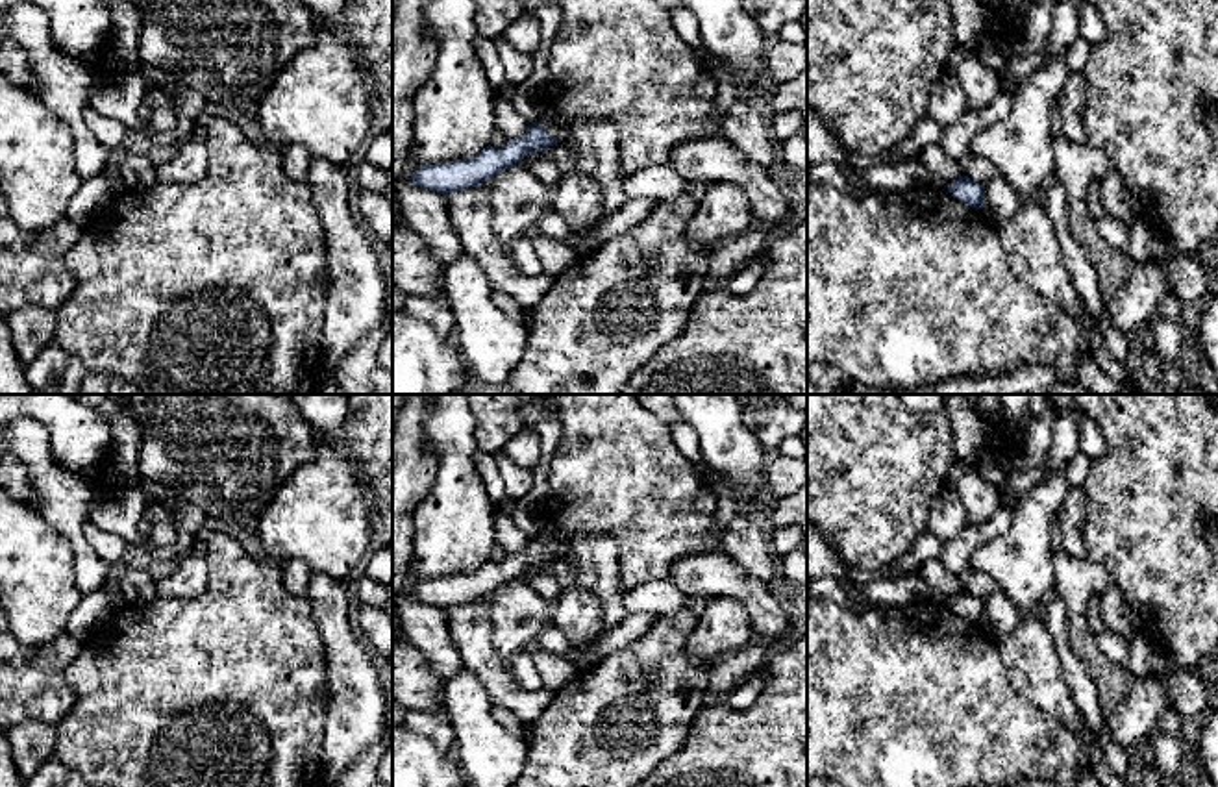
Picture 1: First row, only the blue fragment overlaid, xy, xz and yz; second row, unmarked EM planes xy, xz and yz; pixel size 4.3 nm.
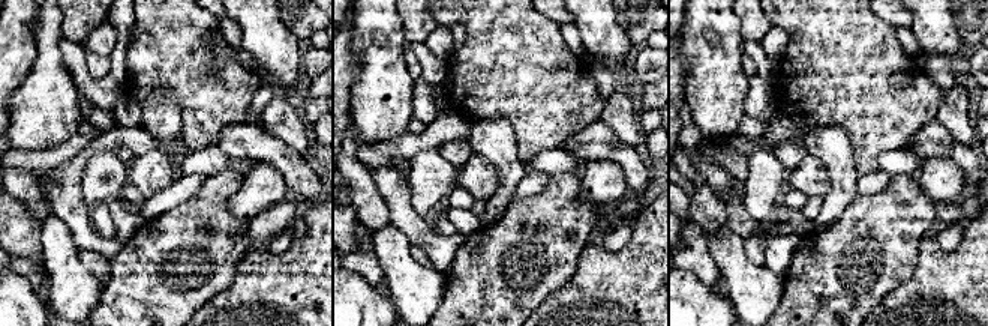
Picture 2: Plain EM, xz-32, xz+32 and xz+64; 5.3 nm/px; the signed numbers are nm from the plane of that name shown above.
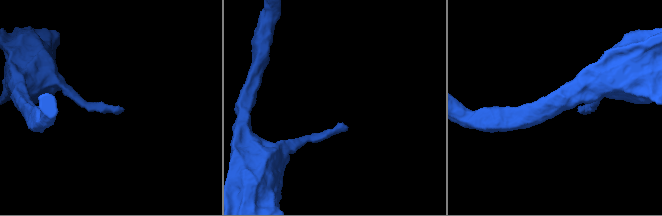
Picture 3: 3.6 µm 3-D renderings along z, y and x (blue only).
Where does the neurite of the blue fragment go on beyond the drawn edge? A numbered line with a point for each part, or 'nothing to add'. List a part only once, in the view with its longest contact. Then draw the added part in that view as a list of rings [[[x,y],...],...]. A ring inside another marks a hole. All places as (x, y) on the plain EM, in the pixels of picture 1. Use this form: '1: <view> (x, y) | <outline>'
nothing to add

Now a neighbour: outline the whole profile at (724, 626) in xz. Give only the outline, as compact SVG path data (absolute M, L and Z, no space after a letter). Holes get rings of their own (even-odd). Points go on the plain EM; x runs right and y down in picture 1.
M709 598L689 637L685 654L692 661L716 661L757 641L746 607L731 598Z

